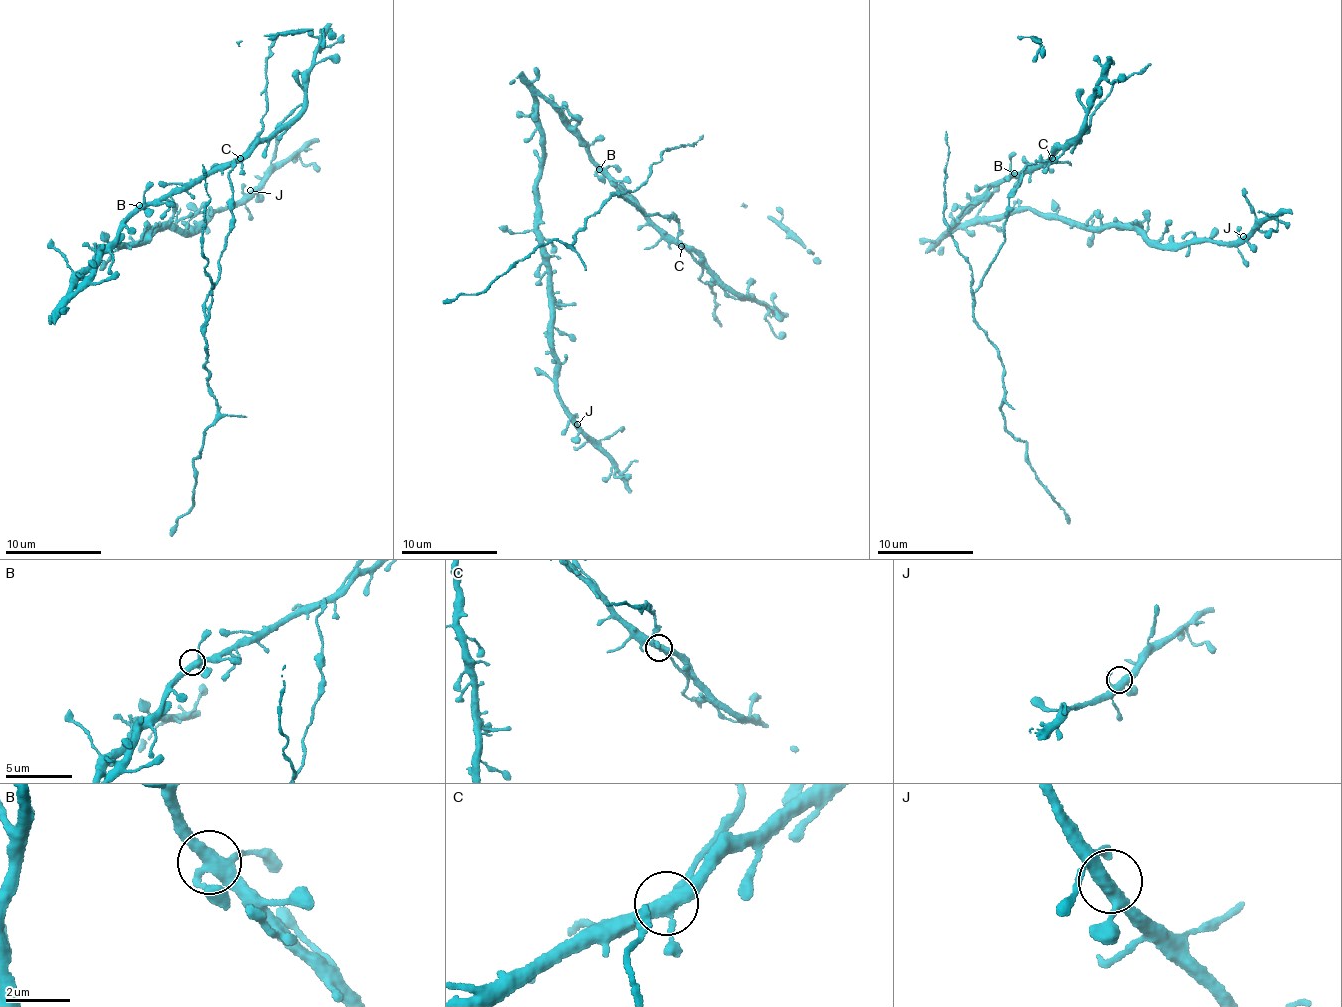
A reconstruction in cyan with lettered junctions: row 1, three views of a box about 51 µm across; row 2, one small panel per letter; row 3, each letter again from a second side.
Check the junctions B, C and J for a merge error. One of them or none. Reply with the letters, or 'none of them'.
C

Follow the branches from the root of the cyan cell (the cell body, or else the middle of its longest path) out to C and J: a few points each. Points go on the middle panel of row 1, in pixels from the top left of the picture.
C: (602, 167), (602, 174), (621, 195), (681, 245)
J: (602, 167), (580, 132), (539, 97), (537, 214), (556, 395), (577, 424)

